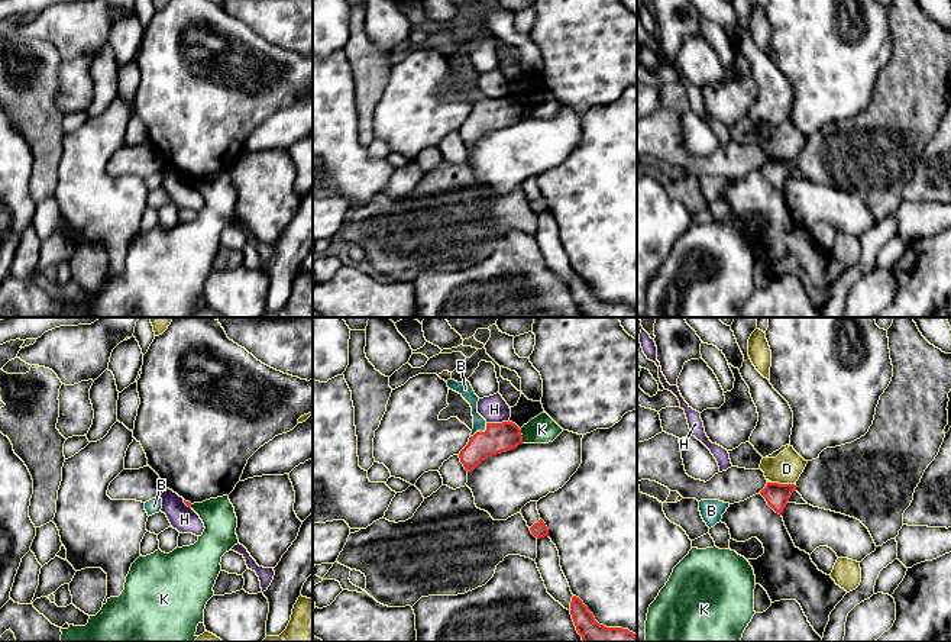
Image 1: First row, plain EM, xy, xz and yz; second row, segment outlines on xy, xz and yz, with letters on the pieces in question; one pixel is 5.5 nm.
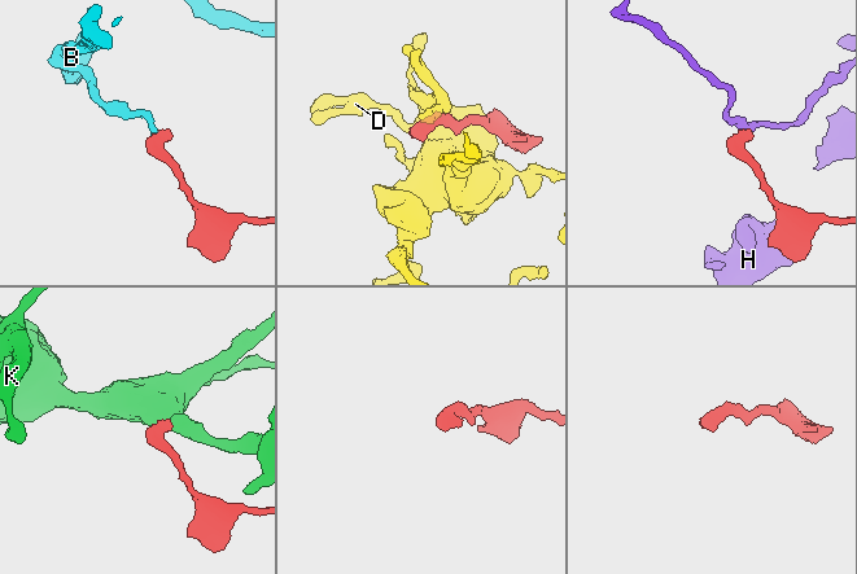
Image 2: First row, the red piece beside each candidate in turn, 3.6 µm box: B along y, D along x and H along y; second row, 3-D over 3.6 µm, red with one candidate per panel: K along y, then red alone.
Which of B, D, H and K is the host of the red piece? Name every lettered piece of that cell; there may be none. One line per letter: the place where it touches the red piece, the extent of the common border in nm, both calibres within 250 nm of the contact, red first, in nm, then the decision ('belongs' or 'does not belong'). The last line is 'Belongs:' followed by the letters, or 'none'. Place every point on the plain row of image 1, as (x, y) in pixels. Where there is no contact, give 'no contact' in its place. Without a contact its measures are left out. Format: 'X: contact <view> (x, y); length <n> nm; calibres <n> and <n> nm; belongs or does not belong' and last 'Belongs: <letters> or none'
B: contact xz (481, 107); length 120 nm; calibres 160 and 80 nm; belongs
D: contact yz (783, 160); length 130 nm; calibres 130 and 170 nm; does not belong
H: contact xz (497, 99); length 130 nm; calibres 160 and 160 nm; does not belong
K: contact xz (521, 112); length 80 nm; calibres 160 and 160 nm; does not belong
Belongs: B

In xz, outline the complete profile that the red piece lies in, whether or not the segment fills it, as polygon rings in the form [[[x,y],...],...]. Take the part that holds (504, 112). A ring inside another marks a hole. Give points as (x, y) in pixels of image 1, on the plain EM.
[[[447,55],[447,62],[459,68],[472,83],[473,104],[468,120],[459,133],[468,148],[472,148],[488,132],[511,126],[523,119],[521,104],[512,97],[488,99],[478,88],[479,72],[469,57],[457,58]]]

